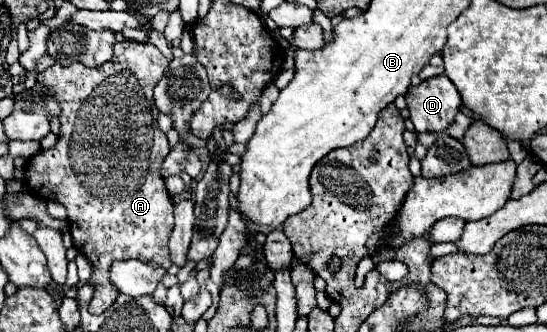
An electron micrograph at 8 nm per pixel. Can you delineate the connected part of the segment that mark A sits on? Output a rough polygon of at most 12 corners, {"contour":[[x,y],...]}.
{"contour":[[122,41],[38,73],[60,105],[26,189],[68,211],[92,263],[170,269],[170,153],[152,91],[168,59]]}

